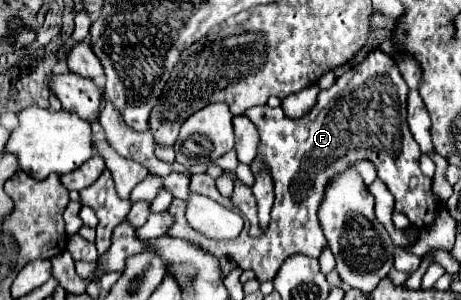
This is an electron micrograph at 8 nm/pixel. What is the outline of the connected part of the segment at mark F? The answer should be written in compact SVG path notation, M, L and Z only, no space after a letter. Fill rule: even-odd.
M375 49L363 63L351 69L351 75L349 71L343 73L333 87L321 91L317 105L301 119L285 117L281 107L271 109L267 105L257 105L247 109L243 115L251 119L259 131L253 171L257 173L261 167L269 167L273 177L275 205L271 225L257 239L248 232L225 241L207 239L187 227L187 201L175 199L169 207L169 213L175 215L175 225L169 229L169 235L187 239L217 259L231 257L237 267L255 271L261 283L271 281L289 255L307 253L319 257L328 246L319 227L317 207L329 179L345 171L357 159L369 159L375 163L379 179L385 181L395 197L395 211L403 213L415 227L429 227L437 215L437 201L431 193L431 179L419 169L421 151L407 125L407 95L409 87L395 59Z

